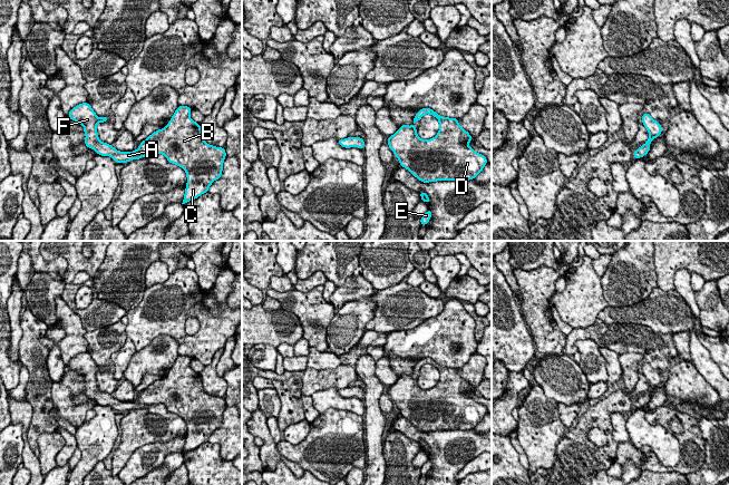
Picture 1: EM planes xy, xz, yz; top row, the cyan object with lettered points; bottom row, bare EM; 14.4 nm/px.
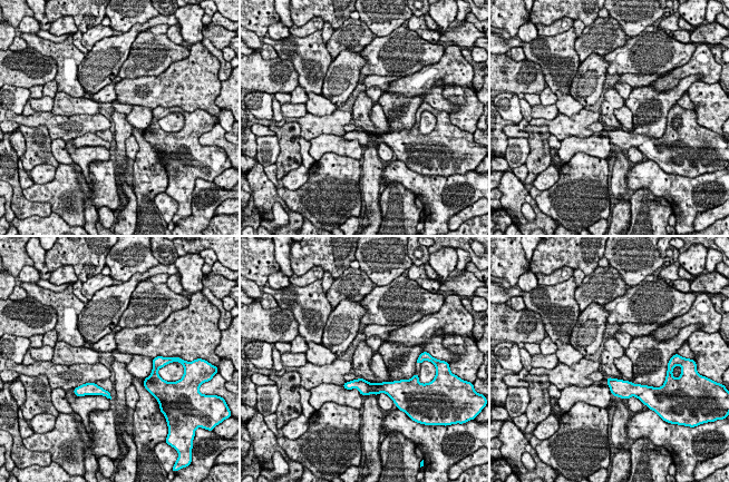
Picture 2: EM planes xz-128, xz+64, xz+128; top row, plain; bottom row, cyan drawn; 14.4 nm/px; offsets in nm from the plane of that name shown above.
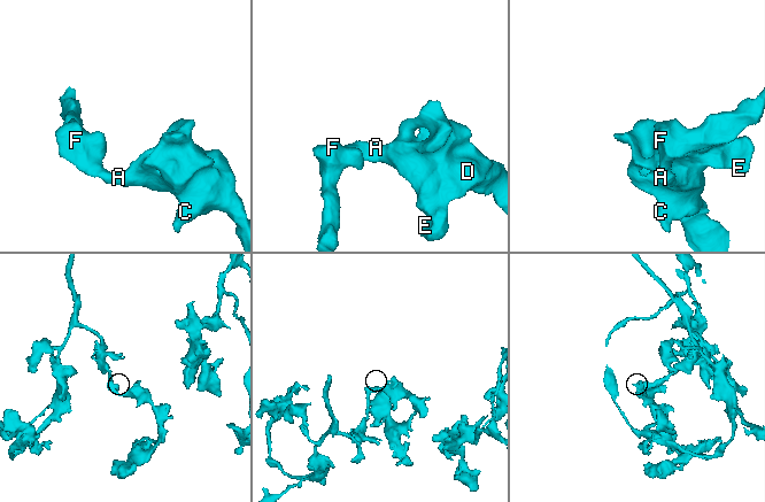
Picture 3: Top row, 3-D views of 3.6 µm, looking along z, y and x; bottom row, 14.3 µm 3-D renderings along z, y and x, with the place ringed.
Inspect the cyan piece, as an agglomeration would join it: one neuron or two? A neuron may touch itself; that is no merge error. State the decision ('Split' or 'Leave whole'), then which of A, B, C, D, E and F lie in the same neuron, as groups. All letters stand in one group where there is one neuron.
Leave whole. Groups: A B C D E F

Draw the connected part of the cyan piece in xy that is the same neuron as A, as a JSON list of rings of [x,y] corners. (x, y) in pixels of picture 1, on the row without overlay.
[[[88,352],[78,353],[68,367],[84,376],[85,395],[98,405],[110,406],[116,413],[127,413],[163,404],[169,413],[182,417],[187,427],[182,453],[185,454],[206,443],[212,433],[222,426],[226,407],[224,397],[204,391],[200,374],[189,367],[191,361],[188,356],[178,356],[168,374],[149,385],[133,401],[119,401],[99,389],[97,374],[107,371],[109,367],[99,368]]]

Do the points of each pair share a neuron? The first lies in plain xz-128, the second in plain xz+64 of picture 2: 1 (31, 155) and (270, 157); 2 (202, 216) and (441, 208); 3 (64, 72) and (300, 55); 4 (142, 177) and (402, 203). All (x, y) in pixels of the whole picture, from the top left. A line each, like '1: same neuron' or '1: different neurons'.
1: different neurons
2: same neuron
3: same neuron
4: same neuron

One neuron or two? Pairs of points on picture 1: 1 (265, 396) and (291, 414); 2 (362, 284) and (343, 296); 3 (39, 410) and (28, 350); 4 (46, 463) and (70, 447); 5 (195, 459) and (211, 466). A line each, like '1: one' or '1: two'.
1: two
2: one
3: one
4: two
5: one

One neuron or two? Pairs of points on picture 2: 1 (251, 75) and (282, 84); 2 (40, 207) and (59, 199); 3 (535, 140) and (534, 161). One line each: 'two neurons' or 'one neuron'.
1: one neuron
2: two neurons
3: one neuron

